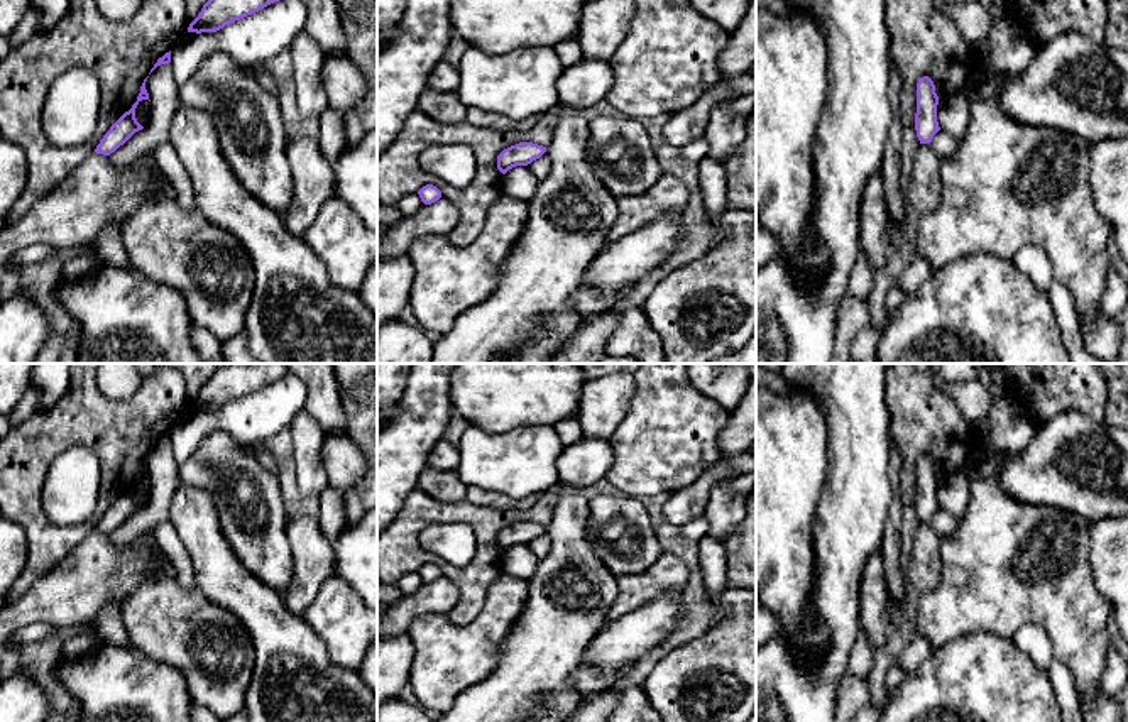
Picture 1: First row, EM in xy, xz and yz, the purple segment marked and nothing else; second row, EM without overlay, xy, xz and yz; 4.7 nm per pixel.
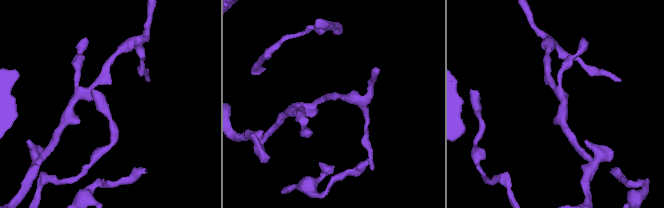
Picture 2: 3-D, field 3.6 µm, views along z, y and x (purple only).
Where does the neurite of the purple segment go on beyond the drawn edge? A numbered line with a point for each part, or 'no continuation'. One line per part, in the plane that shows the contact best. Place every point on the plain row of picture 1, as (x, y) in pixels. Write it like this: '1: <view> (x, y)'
no continuation

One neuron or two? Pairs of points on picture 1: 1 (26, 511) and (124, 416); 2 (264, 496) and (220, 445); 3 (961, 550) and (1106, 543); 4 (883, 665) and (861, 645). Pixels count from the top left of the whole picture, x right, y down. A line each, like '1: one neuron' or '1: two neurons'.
1: one neuron
2: one neuron
3: two neurons
4: two neurons

